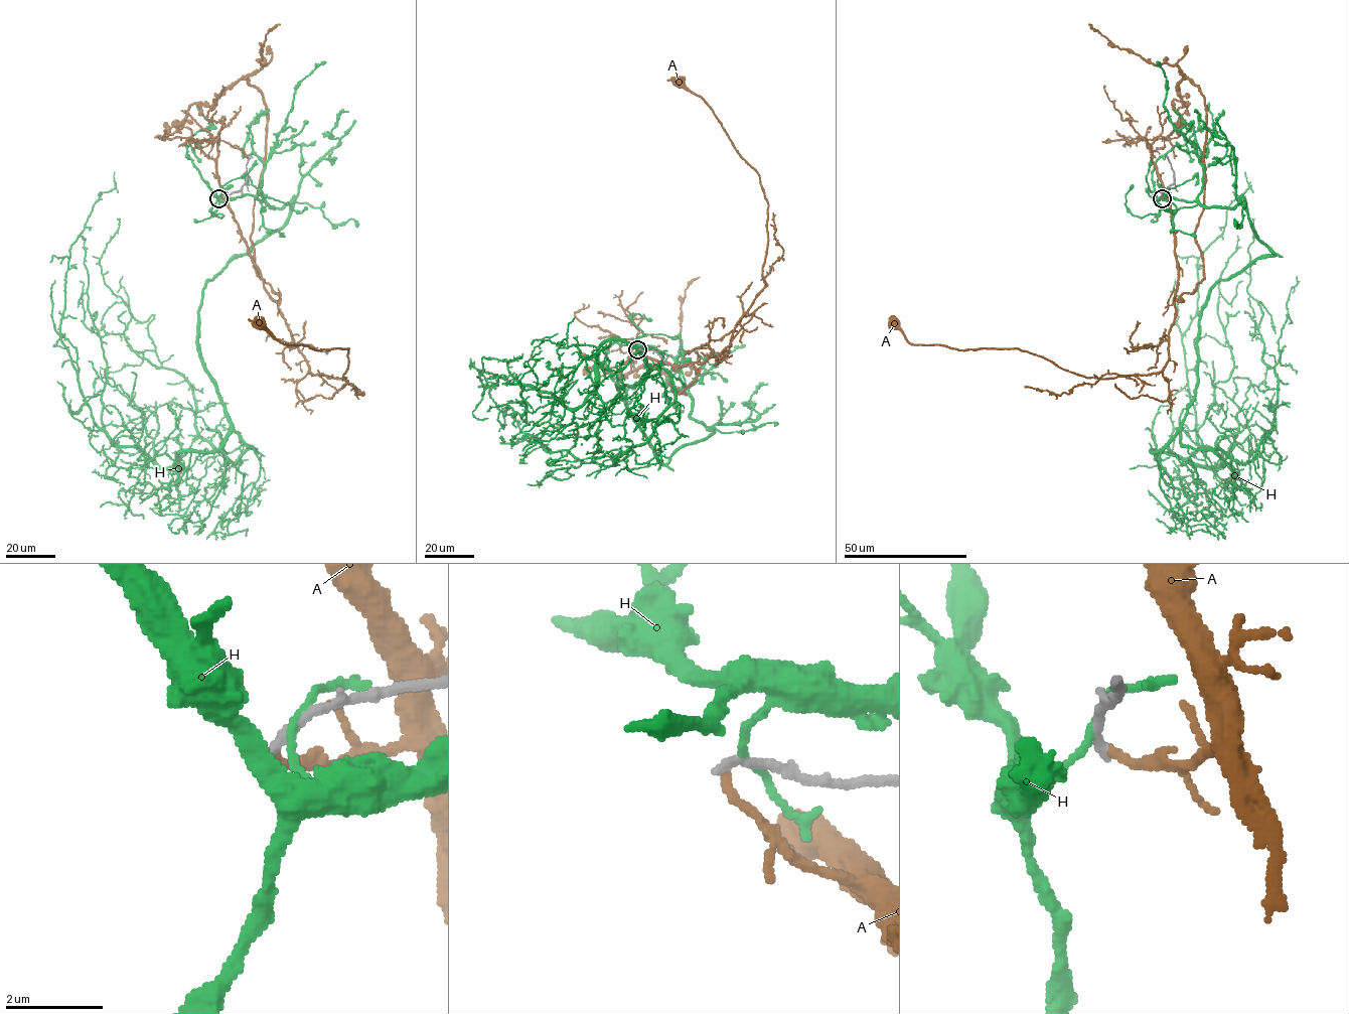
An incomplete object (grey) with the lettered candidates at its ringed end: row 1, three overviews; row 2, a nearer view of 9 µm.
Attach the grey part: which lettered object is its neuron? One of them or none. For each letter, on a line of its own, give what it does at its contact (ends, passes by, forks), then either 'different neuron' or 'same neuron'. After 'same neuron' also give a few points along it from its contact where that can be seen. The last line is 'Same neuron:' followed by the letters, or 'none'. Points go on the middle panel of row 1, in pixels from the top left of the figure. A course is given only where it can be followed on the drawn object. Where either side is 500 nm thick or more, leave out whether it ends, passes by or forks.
A: it ends there; same neuron; it runs (638, 349), (677, 367), (724, 356), (736, 323), (765, 285), (768, 202), (759, 175), (712, 108), (679, 81)
H: it passes by; different neuron
Same neuron: A

